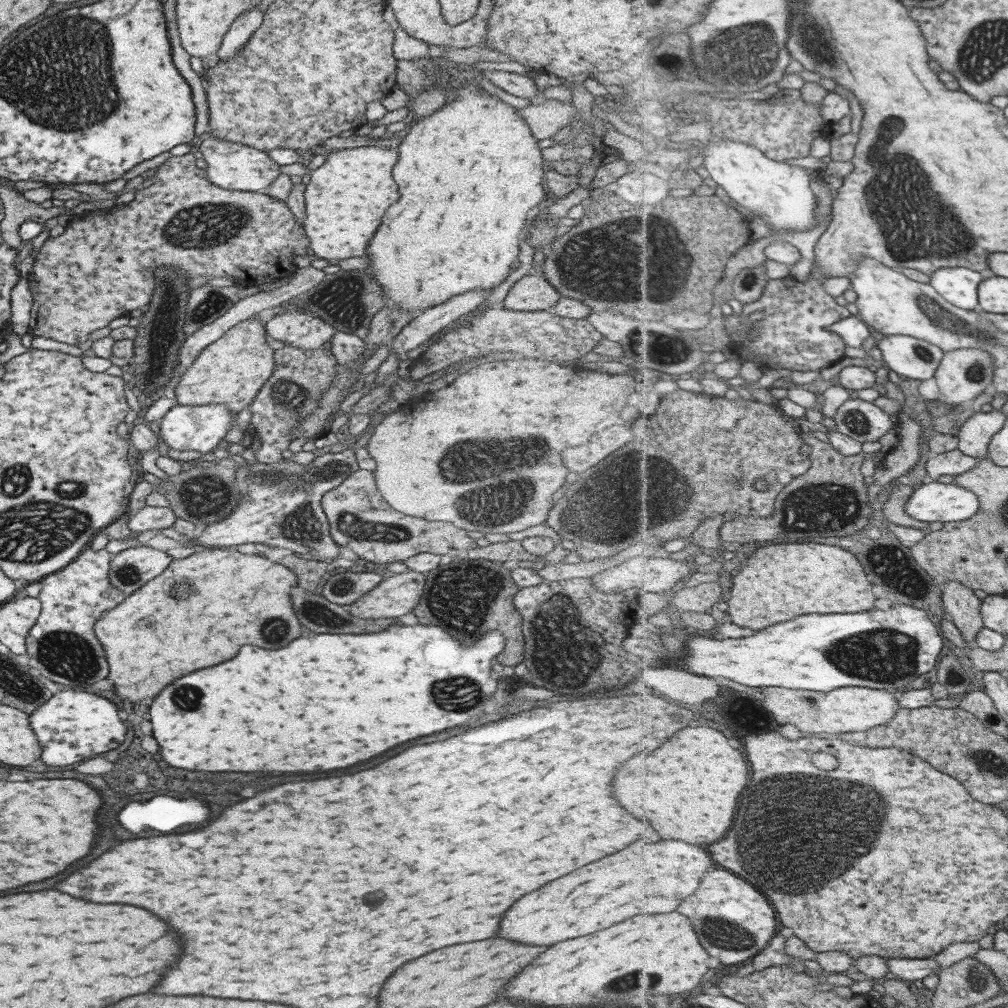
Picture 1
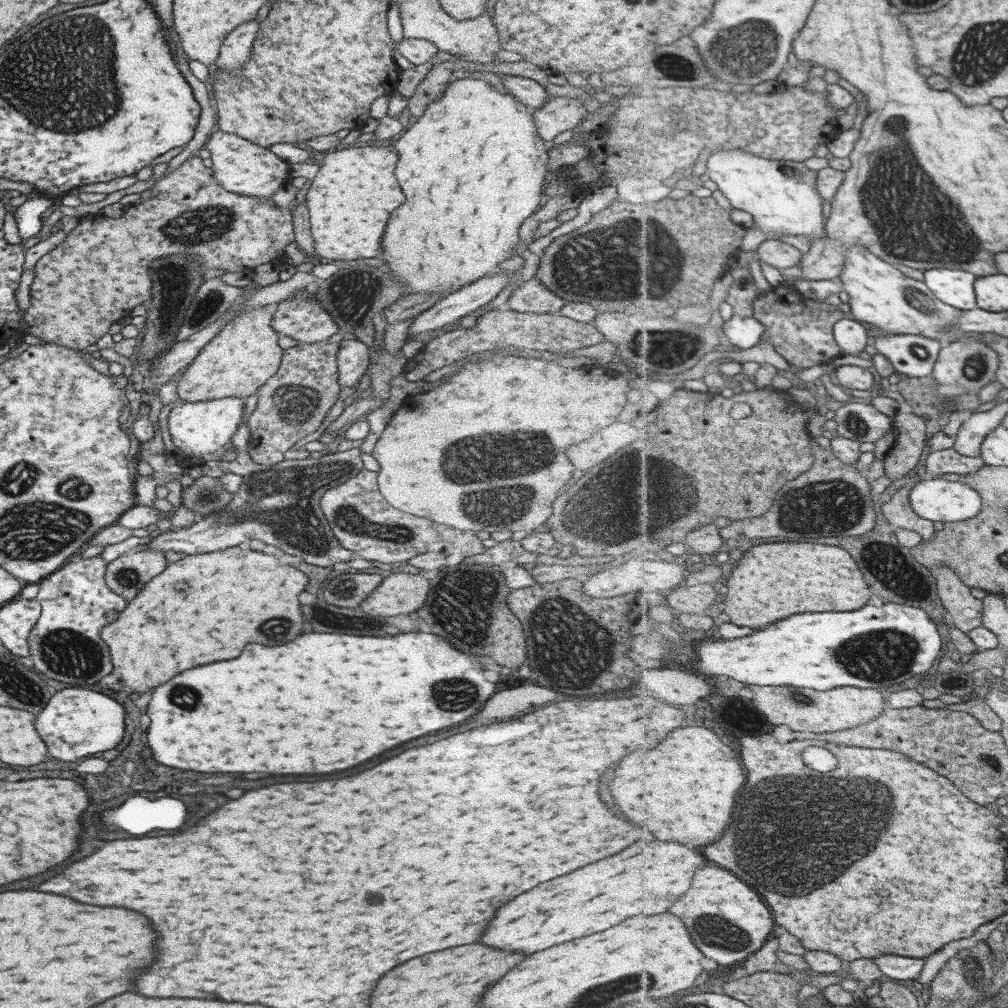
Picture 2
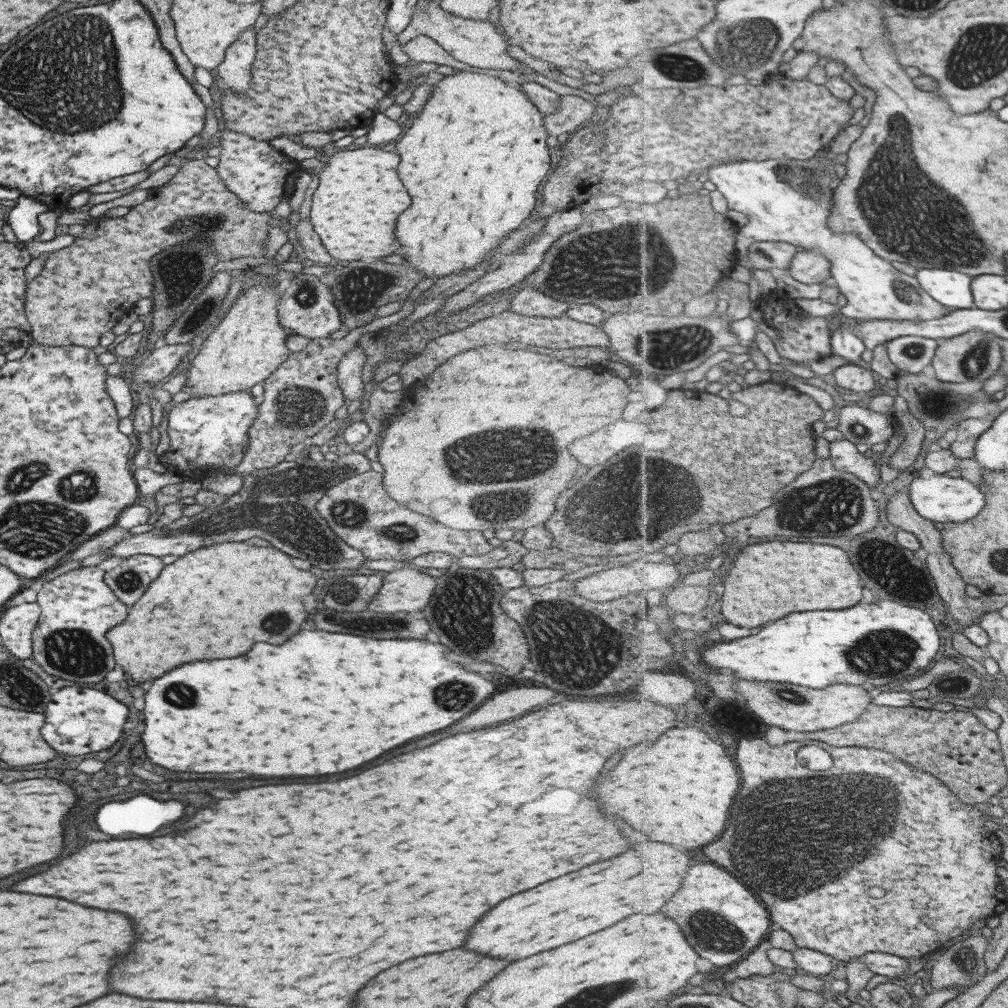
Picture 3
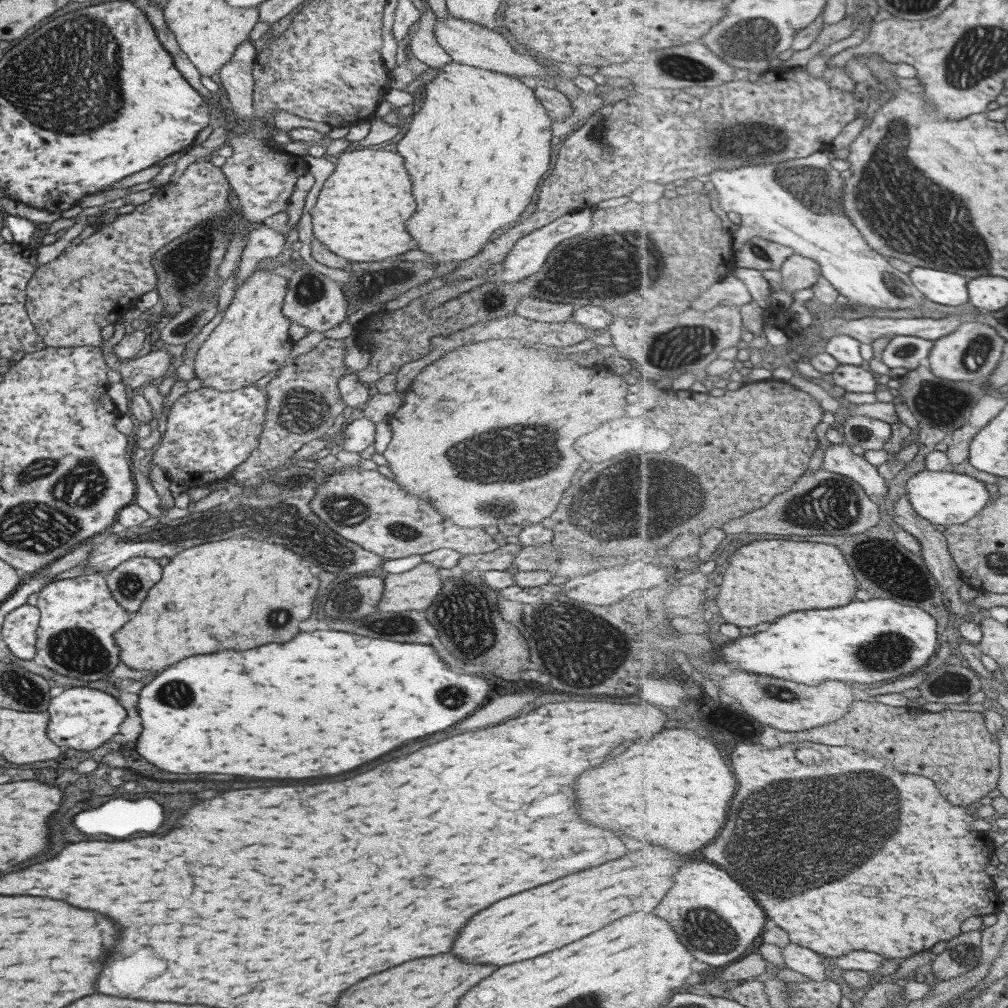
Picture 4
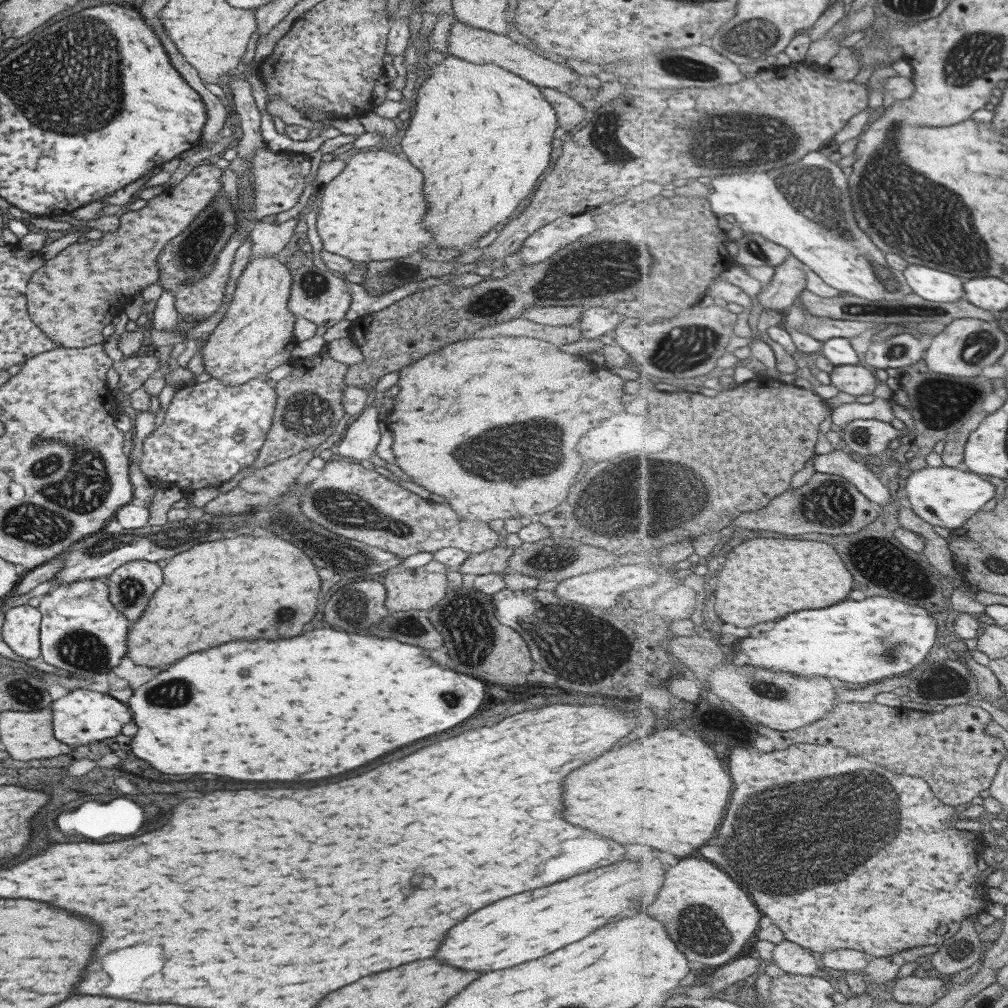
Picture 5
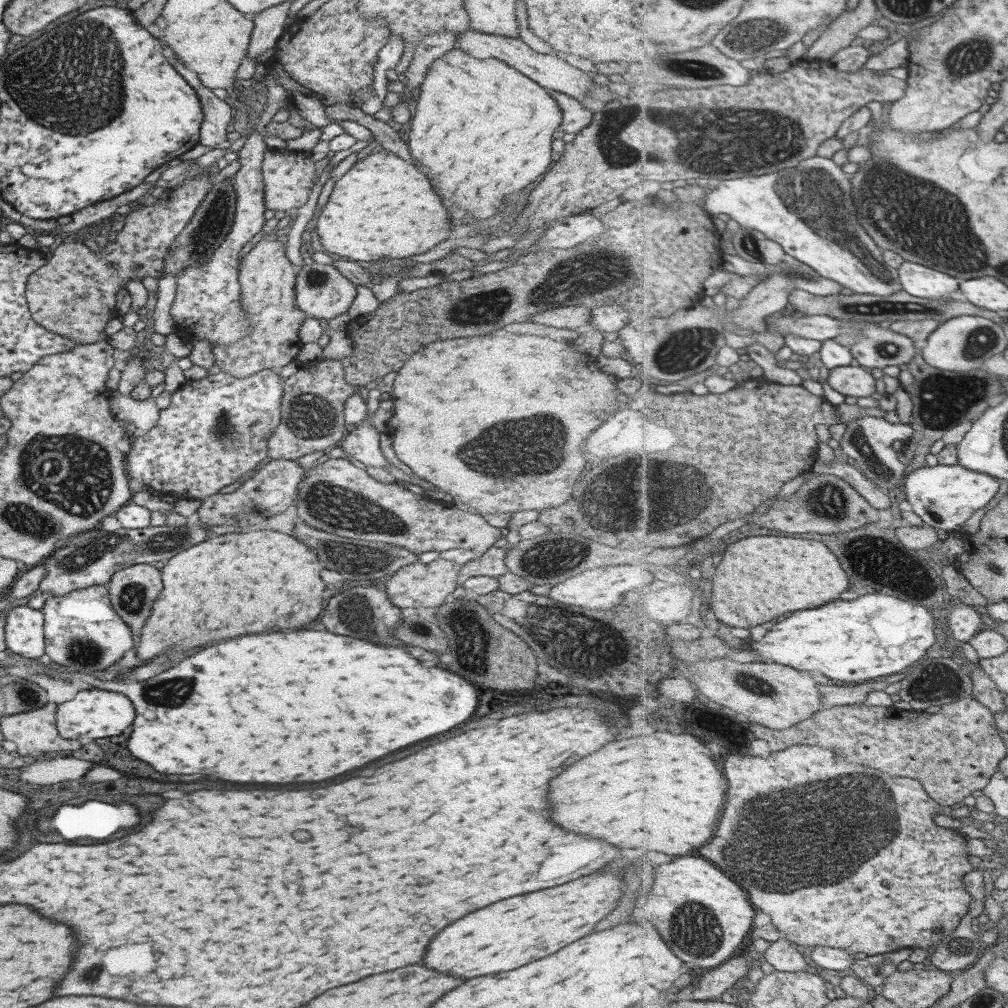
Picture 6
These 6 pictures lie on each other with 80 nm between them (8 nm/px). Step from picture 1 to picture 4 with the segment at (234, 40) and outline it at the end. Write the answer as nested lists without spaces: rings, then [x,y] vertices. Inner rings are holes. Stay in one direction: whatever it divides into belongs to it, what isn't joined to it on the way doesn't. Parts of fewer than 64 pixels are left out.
[[[246,38],[239,48],[235,48],[233,58],[223,64],[219,71],[220,86],[223,86],[227,100],[237,117],[244,121],[252,119],[253,77],[251,65],[254,63],[256,51],[253,41]]]

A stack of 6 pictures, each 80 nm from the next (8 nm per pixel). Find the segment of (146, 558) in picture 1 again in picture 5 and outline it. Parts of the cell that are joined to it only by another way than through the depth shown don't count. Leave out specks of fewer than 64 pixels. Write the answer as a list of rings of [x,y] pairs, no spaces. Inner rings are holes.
[[[129,561],[118,566],[104,581],[111,604],[134,623],[152,594],[161,586],[162,568],[154,562]]]

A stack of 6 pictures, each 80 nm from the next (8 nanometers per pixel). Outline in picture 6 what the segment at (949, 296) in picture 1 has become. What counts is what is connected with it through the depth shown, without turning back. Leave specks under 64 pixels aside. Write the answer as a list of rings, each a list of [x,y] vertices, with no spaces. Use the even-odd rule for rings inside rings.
[[[904,261],[896,270],[900,281],[903,282],[904,290],[909,294],[929,299],[949,299],[953,296],[955,290],[960,290],[961,280],[949,276],[949,274],[940,270],[933,270],[925,265],[917,264],[916,262]]]

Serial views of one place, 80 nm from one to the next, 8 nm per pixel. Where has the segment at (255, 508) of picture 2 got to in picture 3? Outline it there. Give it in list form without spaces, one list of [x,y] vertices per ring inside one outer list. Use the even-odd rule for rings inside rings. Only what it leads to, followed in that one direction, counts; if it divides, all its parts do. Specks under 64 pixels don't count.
[[[354,452],[322,464],[317,464],[313,458],[310,459],[313,467],[307,470],[295,470],[294,457],[291,456],[275,466],[257,469],[255,474],[247,473],[247,476],[243,476],[241,489],[223,502],[223,508],[199,510],[191,517],[181,516],[157,526],[154,530],[126,535],[126,538],[116,542],[105,552],[119,558],[127,558],[134,554],[159,558],[169,554],[181,557],[188,552],[220,542],[263,538],[273,548],[292,558],[309,560],[311,565],[321,570],[357,569],[366,556],[345,544],[328,527],[326,520],[316,511],[315,504],[329,486],[335,486],[350,476],[368,471],[369,460],[364,455]]]

